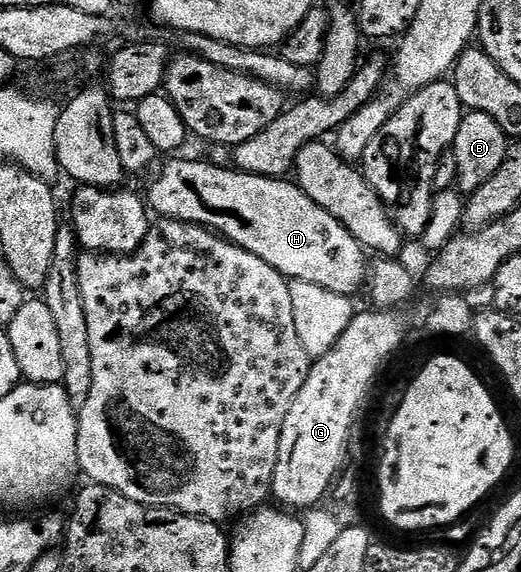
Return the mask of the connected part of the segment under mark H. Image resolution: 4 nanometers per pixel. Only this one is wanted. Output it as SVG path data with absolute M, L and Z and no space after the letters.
M179 158L168 159L171 161L160 170L151 189L145 192L146 203L156 217L200 224L211 232L217 232L226 240L257 254L261 262L269 262L269 266L286 276L288 281L317 282L317 286L325 286L325 290L333 290L333 294L349 297L354 297L355 291L368 281L369 256L363 245L349 234L340 220L329 214L329 210L321 210L321 206L317 206L317 202L313 202L313 198L309 198L298 184L287 178L254 176L231 166L218 168L203 160L175 159Z

